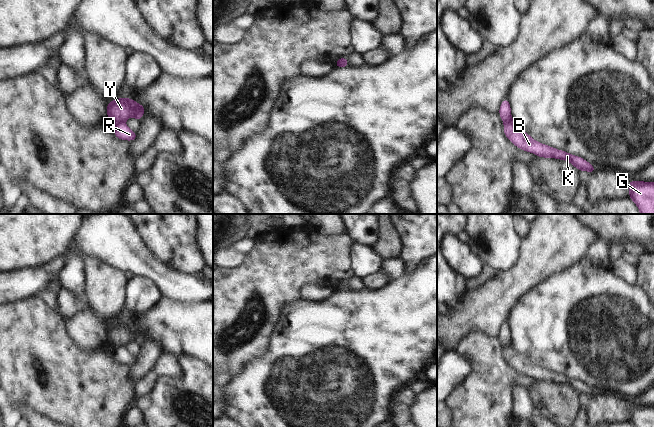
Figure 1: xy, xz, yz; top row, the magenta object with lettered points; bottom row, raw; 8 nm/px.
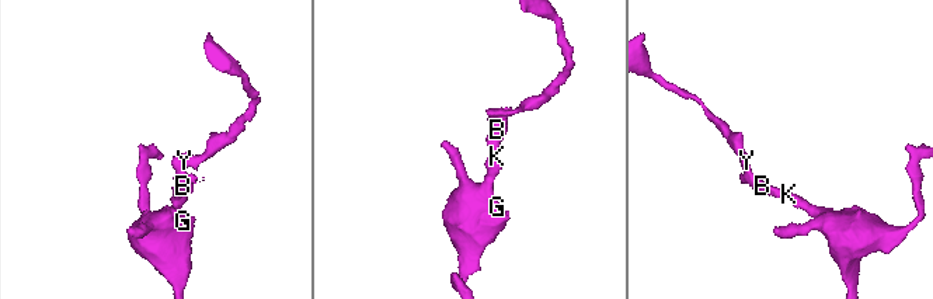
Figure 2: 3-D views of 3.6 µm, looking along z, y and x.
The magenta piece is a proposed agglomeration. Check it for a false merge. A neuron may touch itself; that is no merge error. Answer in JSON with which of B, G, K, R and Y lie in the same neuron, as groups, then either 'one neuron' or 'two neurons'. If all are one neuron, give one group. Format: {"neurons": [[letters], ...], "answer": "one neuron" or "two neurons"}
{"neurons": [["B", "G", "K", "R"], ["Y"]], "answer": "two neurons"}

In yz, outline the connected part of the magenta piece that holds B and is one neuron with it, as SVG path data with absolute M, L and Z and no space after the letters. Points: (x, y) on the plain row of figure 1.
M513 345L504 349L503 356L512 368L523 375L531 376L539 382L566 384L576 391L578 395L588 395L592 398L596 397L596 392L582 381L537 366L528 357L522 355Z

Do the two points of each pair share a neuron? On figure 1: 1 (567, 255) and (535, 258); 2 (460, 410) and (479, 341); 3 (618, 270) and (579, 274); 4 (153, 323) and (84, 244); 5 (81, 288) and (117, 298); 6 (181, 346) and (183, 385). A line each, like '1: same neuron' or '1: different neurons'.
1: same neuron
2: same neuron
3: different neurons
4: different neurons
5: different neurons
6: different neurons

